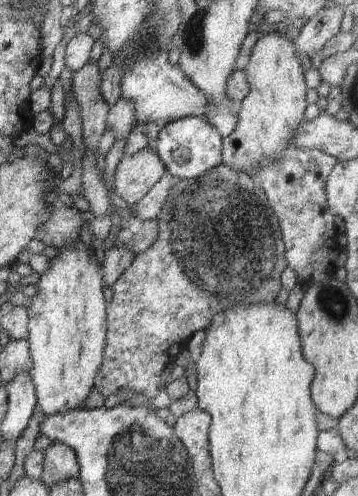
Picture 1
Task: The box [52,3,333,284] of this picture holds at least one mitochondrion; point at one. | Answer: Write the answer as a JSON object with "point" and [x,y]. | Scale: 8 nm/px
{"point":[193,33]}

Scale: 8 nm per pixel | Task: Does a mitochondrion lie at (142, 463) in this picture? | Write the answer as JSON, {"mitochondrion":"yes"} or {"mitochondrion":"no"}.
{"mitochondrion":"yes"}

